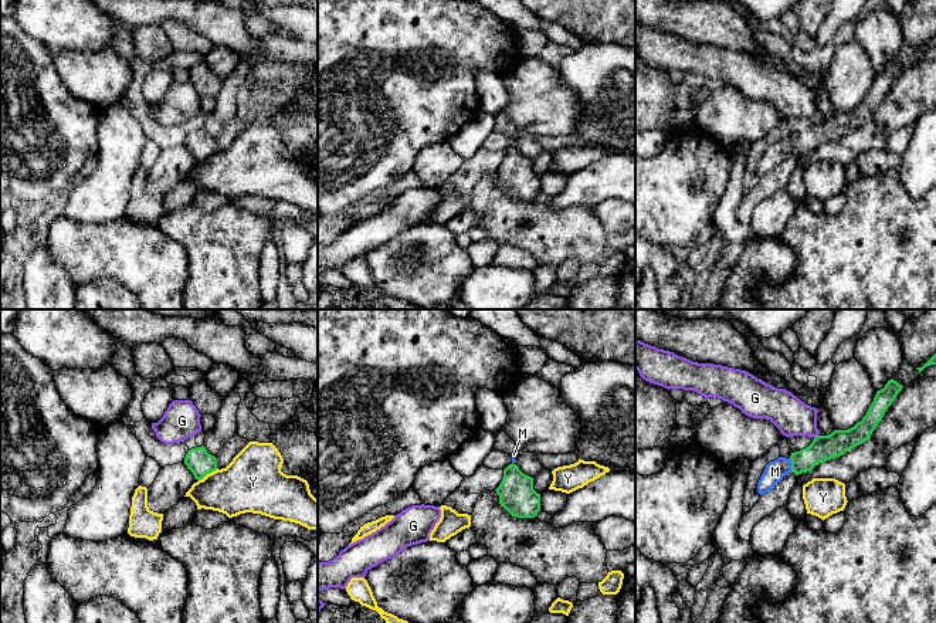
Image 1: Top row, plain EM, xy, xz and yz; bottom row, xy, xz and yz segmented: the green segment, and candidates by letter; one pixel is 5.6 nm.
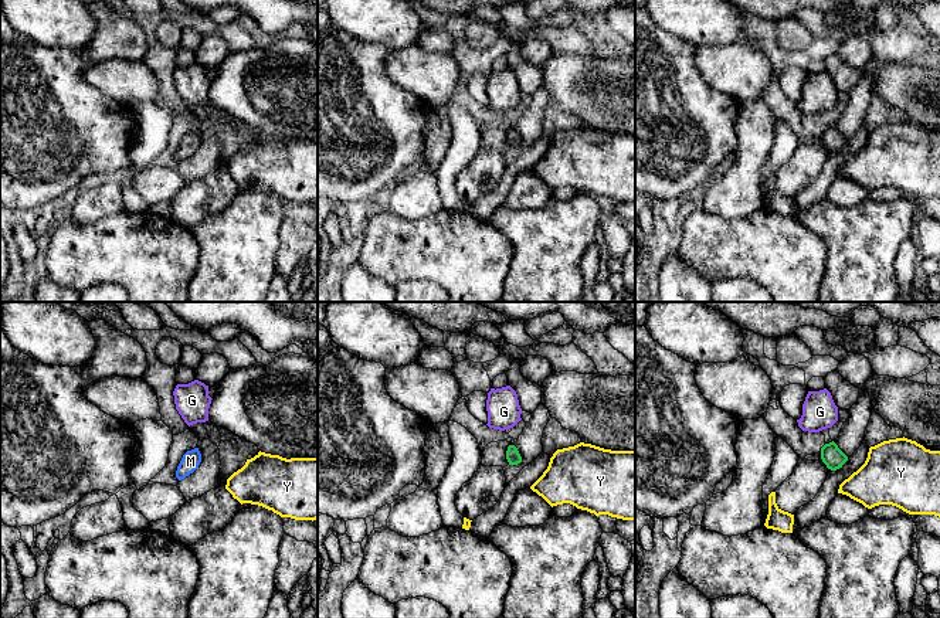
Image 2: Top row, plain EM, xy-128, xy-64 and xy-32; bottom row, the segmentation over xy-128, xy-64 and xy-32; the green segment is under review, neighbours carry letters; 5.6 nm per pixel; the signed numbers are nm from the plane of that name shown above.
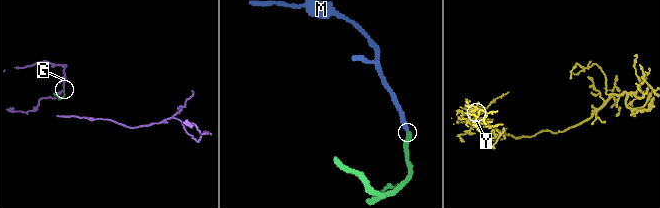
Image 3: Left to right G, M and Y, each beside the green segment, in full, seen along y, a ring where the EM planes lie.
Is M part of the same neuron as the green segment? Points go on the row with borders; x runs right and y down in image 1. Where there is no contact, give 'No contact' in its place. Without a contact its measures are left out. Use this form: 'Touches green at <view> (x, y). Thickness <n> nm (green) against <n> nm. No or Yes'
Touches green at yz (792, 466). Thickness 140 nm (green) against 120 nm. Yes

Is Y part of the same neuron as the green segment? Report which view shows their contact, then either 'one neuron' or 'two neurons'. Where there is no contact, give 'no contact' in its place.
meets green in xy; two neurons

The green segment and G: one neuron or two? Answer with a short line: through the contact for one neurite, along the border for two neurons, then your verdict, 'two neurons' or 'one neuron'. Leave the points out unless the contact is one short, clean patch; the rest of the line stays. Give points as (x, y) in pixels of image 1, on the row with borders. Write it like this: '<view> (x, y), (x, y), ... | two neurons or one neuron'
yz (817, 434), (814, 439) | two neurons

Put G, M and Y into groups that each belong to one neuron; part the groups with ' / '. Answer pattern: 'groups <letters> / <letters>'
groups G / M / Y

